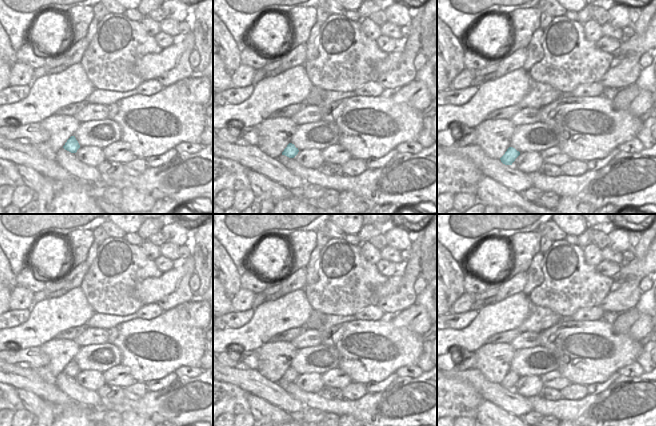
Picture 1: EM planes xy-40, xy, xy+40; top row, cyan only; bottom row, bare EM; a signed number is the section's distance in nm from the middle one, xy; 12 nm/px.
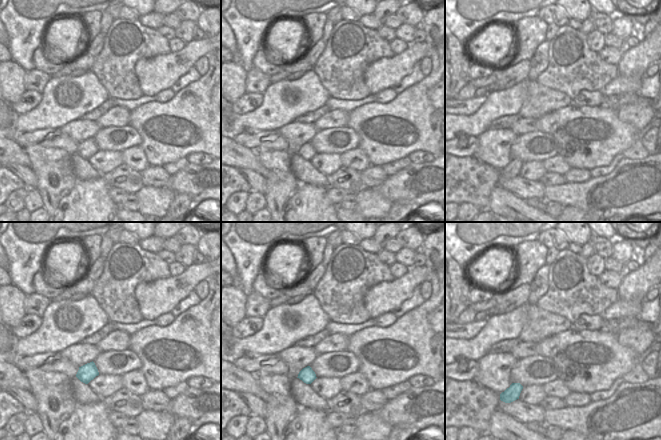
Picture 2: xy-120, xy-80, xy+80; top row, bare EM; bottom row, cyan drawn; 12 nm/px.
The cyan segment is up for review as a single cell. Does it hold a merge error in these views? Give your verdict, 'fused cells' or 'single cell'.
single cell

